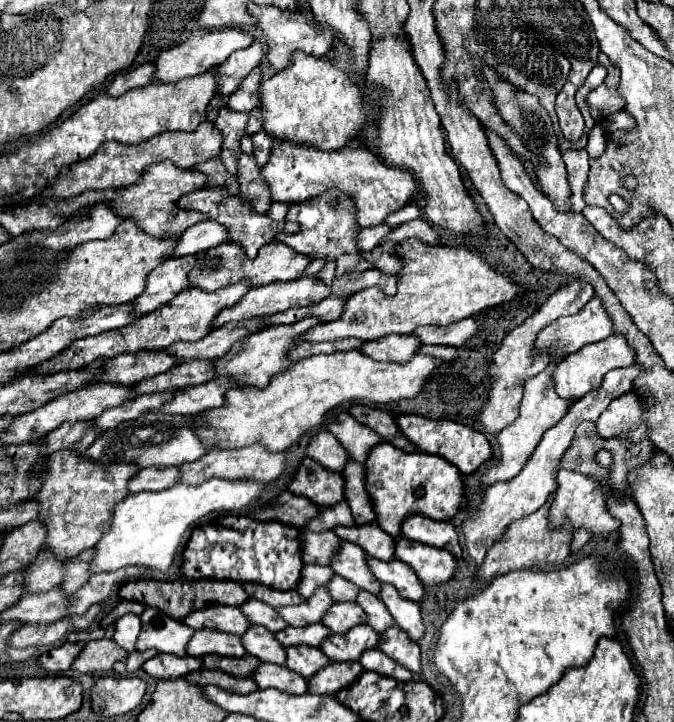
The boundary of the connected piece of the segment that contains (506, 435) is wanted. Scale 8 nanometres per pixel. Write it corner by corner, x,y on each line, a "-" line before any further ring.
549,366
541,374
537,374
535,378
531,378
531,380
525,382
525,396
521,400
519,418
497,436
497,442
499,442
499,448
501,448
501,458
499,458
499,464
491,466
483,474
483,478
481,478
481,486
483,488
487,488
487,486
491,486
495,482
507,482
507,480
515,478
523,470
523,466
527,464
527,460
531,458
531,454
535,452
535,448
539,446
545,430
549,430
551,426
555,426
563,418
563,414
567,414
569,402
565,402
563,398
557,396
555,384
551,380
553,372
555,372
555,366

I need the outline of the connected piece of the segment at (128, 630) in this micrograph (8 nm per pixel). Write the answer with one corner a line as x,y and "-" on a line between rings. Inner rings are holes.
135,614
121,616
121,618
115,622
113,640
115,640
121,648
125,648
127,652
133,652
133,650
135,650
137,636
139,636
139,630
141,630
141,620
139,620
139,616
135,616

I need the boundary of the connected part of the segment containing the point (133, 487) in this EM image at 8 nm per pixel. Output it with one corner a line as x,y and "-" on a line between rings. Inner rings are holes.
169,466
169,468
143,468
139,470
127,484
129,494
145,492
145,490
165,490
173,484
177,484
179,478
179,468

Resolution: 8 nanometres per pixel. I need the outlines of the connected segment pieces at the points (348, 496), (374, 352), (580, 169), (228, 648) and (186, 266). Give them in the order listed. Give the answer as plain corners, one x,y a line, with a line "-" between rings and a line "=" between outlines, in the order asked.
349,460
345,470
341,472
345,478
345,500
353,512
355,524
367,524
375,520
375,512
371,508
369,494
365,490
365,468
363,464
=
391,334
391,336
385,336
383,340
365,342
365,346
359,346
359,352
381,362
407,362
415,356
415,350
419,346
421,344
413,334
411,336
=
567,150
563,152
563,160
569,172
573,212
581,212
587,206
583,200
583,190
585,190
587,176
589,176
589,154
587,150
=
197,630
187,644
187,654
195,658
203,658
205,654
221,654
221,656
243,656
245,648
239,636
217,632
217,630
=
183,256
183,258
169,258
155,270
151,270
151,274
147,274
145,292
133,302
135,316
149,314
161,304
173,300
181,290
185,290
187,274
195,264
197,256

